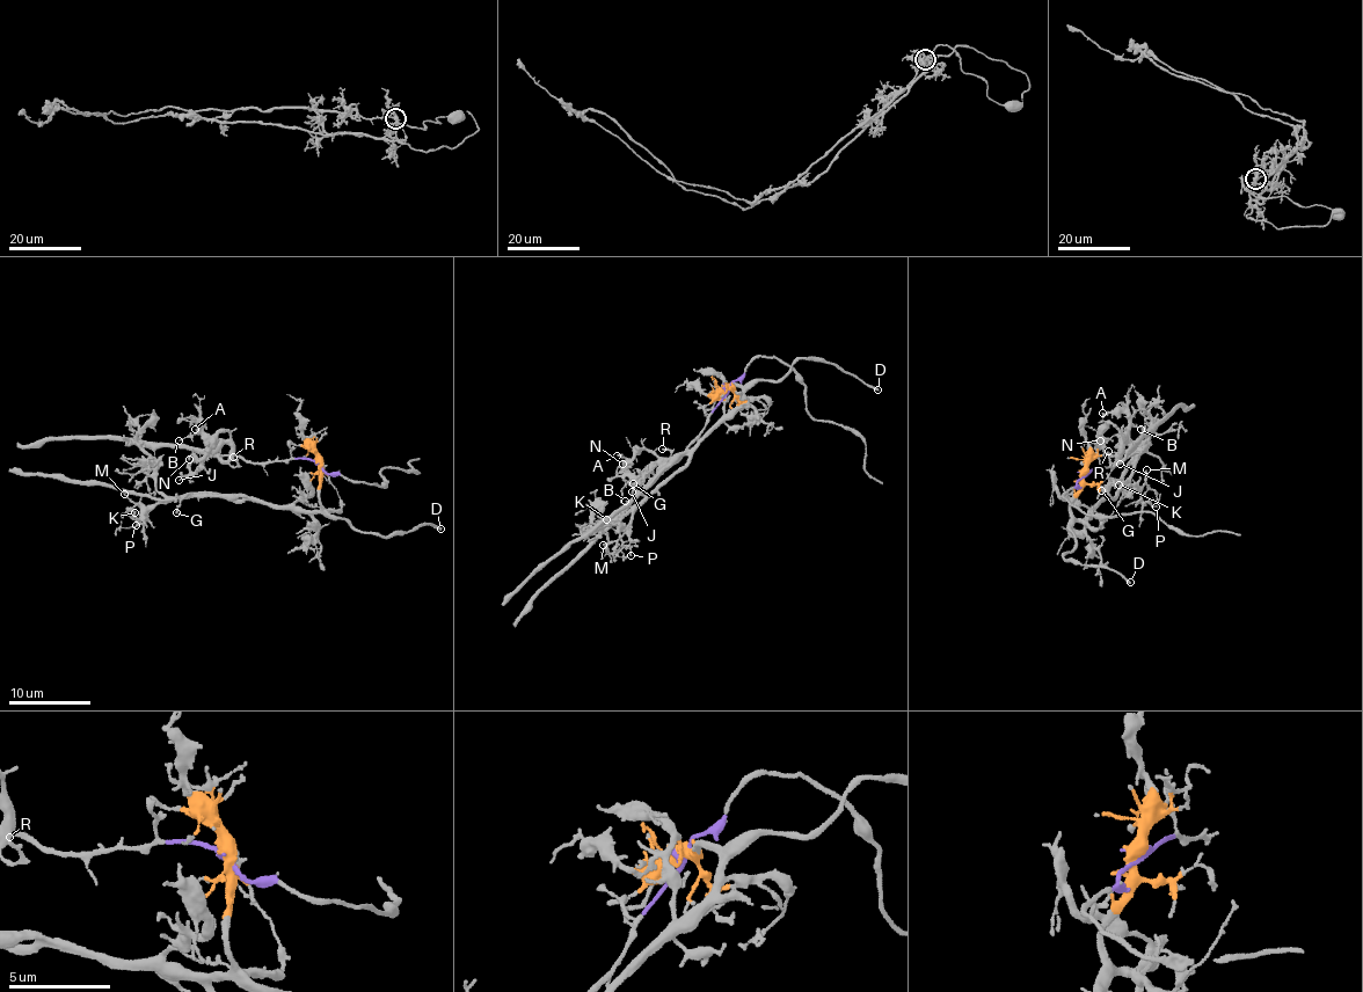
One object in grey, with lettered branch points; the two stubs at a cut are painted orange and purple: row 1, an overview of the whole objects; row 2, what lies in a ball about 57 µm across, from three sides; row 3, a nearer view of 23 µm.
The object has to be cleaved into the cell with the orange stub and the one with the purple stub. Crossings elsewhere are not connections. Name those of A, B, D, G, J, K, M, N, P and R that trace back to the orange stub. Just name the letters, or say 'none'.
D, G, K, M, P

